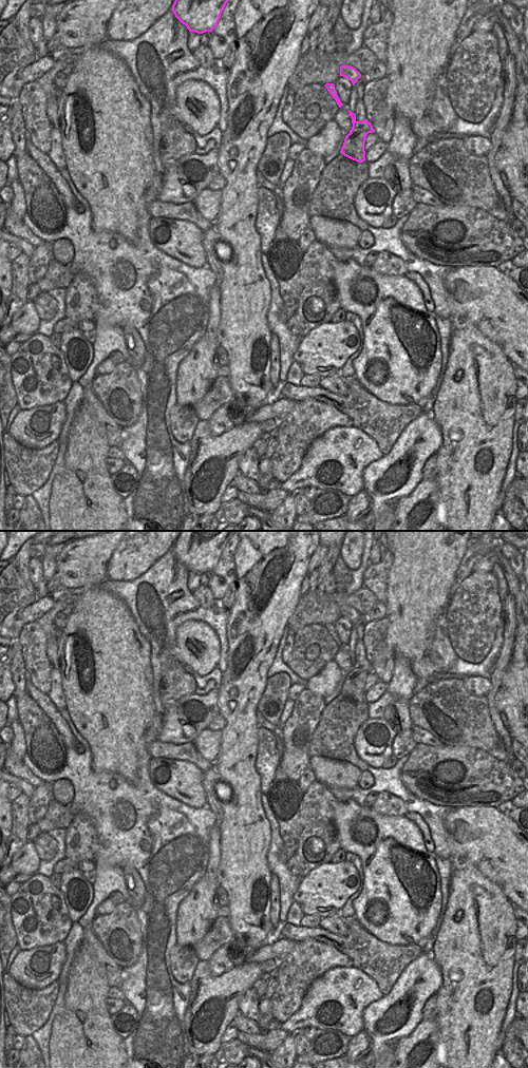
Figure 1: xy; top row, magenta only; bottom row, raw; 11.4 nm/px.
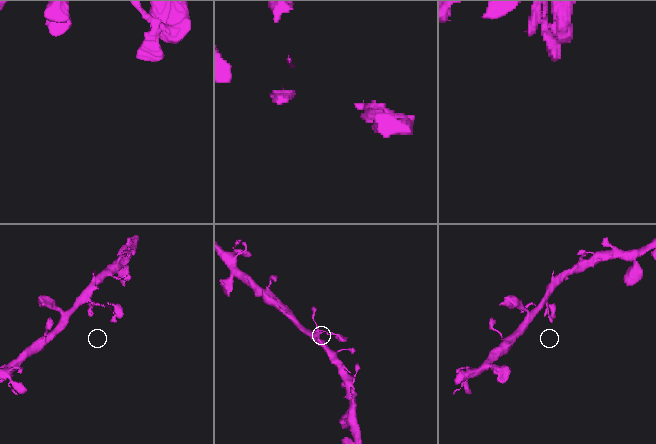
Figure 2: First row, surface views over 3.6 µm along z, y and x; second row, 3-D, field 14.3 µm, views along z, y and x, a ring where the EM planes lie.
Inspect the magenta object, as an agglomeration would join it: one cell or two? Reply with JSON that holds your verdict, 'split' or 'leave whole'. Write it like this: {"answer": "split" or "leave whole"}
{"answer": "split"}

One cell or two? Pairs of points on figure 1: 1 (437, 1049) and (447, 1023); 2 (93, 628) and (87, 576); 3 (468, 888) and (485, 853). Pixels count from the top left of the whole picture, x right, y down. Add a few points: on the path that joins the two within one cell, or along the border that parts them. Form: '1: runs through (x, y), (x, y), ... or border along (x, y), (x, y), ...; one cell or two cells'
1: border along (434, 1021), (447, 1056); two cells
2: border along (97, 585), (81, 587), (72, 591); two cells
3: border along (455, 857), (464, 856), (496, 884); two cells

